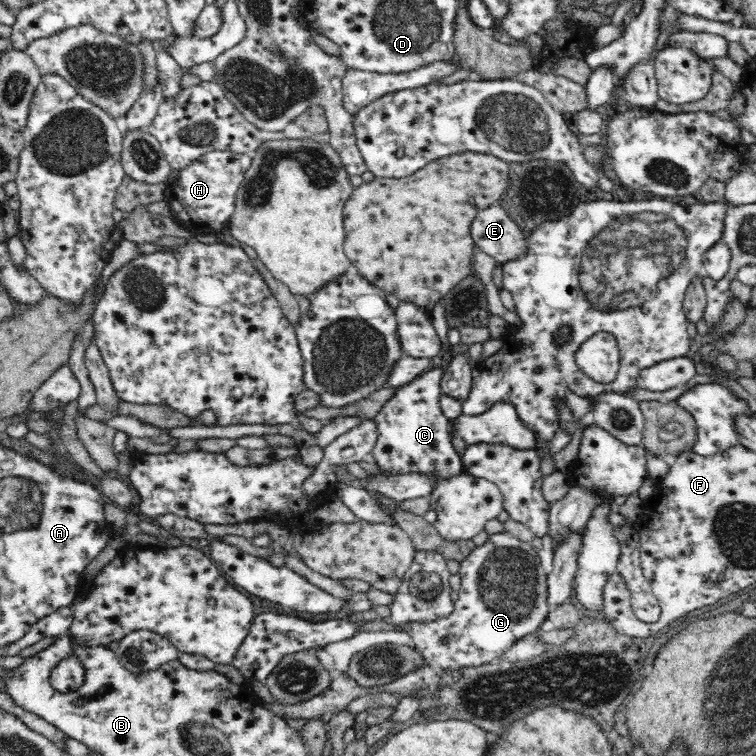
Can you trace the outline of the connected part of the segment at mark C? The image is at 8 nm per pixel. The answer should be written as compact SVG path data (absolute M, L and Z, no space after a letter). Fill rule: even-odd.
M440 367L426 369L408 384L398 387L392 398L373 418L376 429L378 429L378 438L369 459L376 461L380 469L389 473L388 476L394 474L429 474L429 476L437 476L436 488L442 480L452 478L452 476L460 476L464 472L465 467L451 441L450 420L444 416L441 409L440 382L442 374L443 370Z

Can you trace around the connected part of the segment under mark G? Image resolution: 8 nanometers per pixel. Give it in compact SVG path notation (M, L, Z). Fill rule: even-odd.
M508 532L492 534L485 544L476 546L459 562L461 584L459 597L454 601L455 610L447 618L430 622L406 622L402 626L396 626L396 630L404 631L412 638L414 649L422 653L428 667L438 664L447 671L496 661L518 639L535 634L551 610L547 603L547 574L540 562L538 553L530 544L517 540Z

